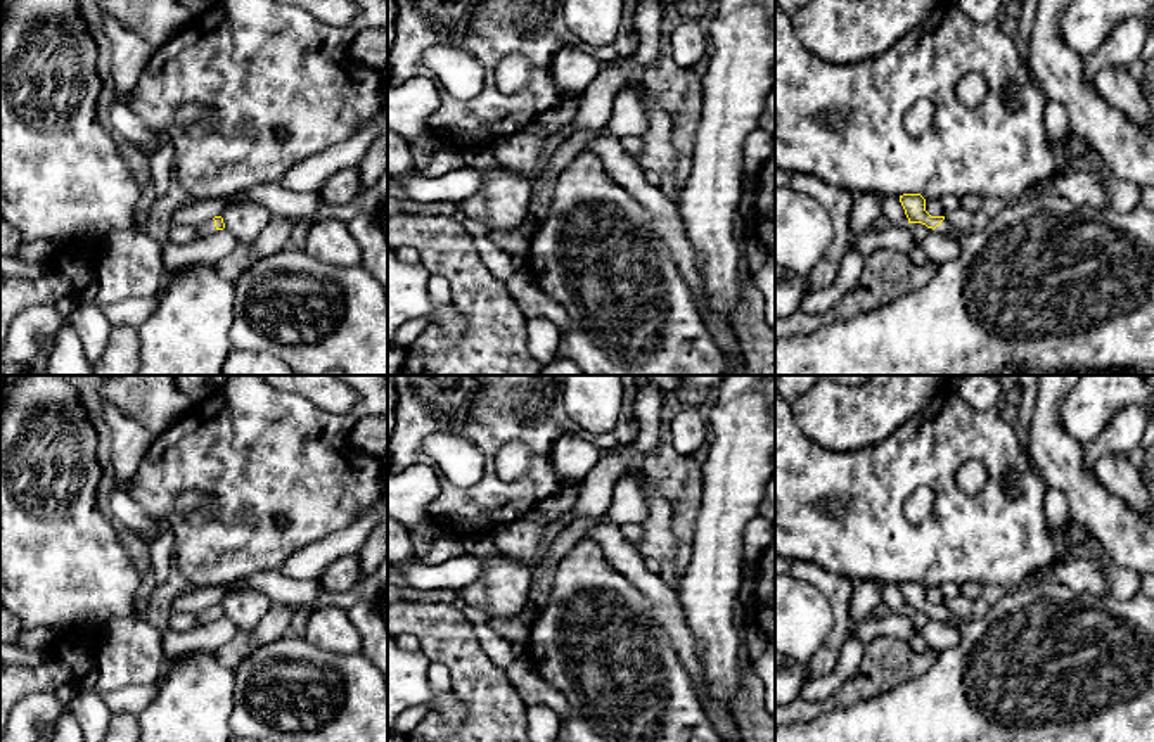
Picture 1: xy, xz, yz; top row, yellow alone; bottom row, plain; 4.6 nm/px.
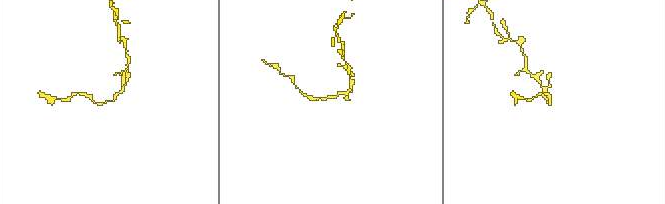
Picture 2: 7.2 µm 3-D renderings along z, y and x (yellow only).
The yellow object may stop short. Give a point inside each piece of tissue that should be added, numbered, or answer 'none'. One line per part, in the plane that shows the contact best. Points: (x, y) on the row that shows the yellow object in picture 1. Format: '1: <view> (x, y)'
1: yz (1049, 286)

